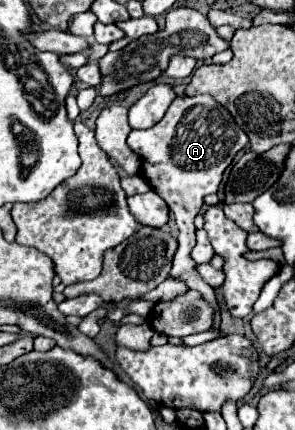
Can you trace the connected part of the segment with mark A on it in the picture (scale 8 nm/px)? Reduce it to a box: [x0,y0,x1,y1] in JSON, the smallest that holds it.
[128,95,248,309]

